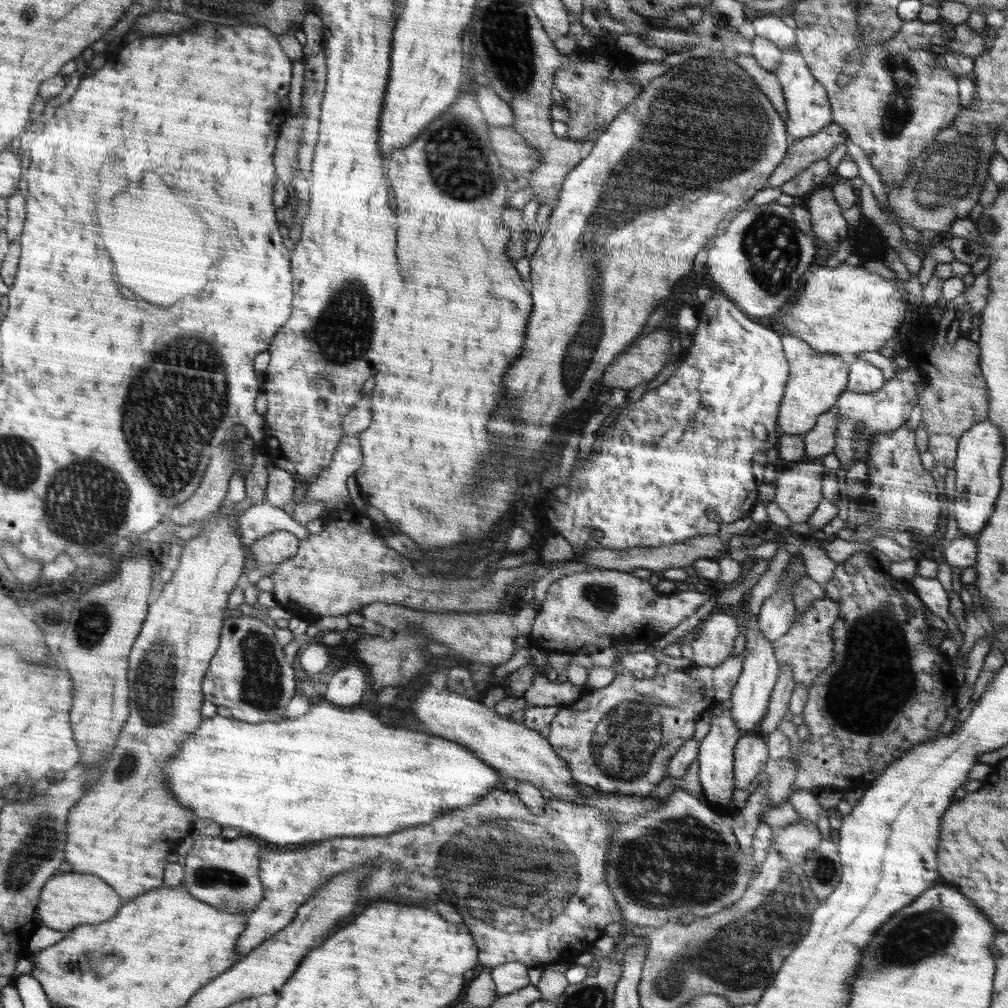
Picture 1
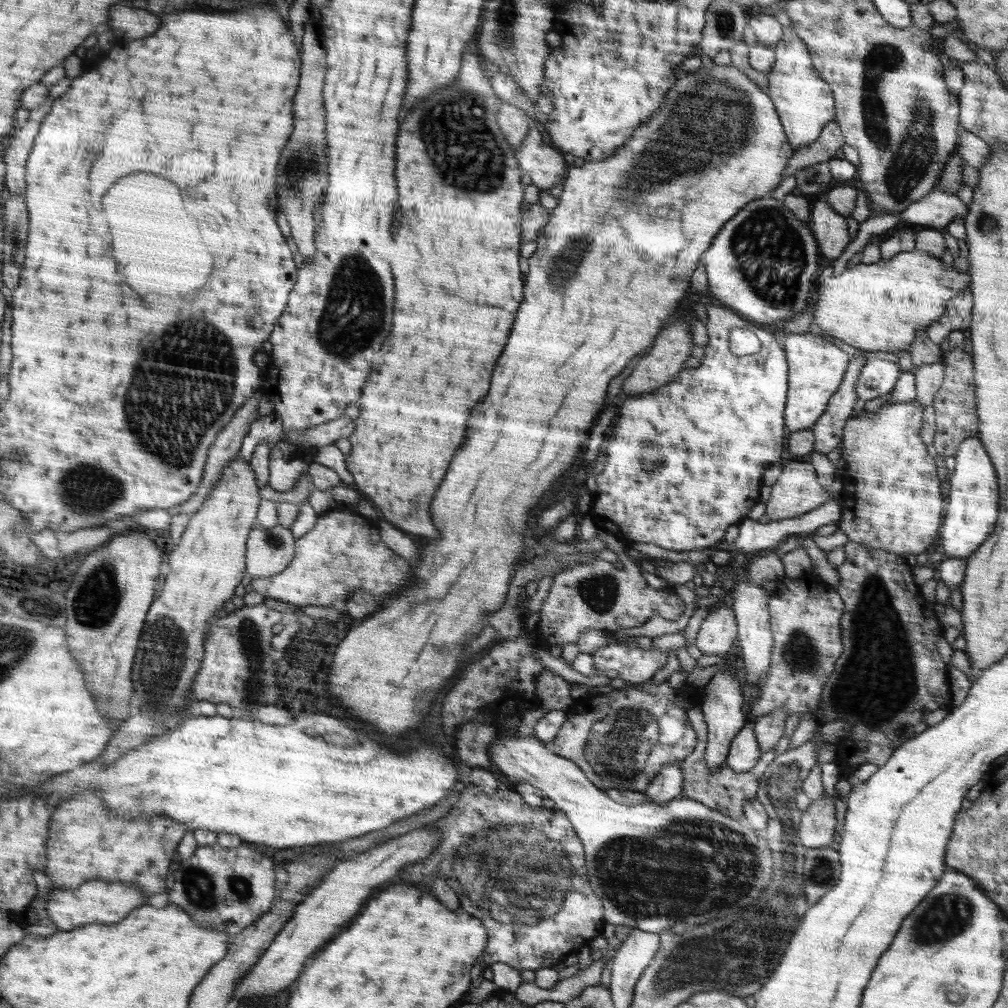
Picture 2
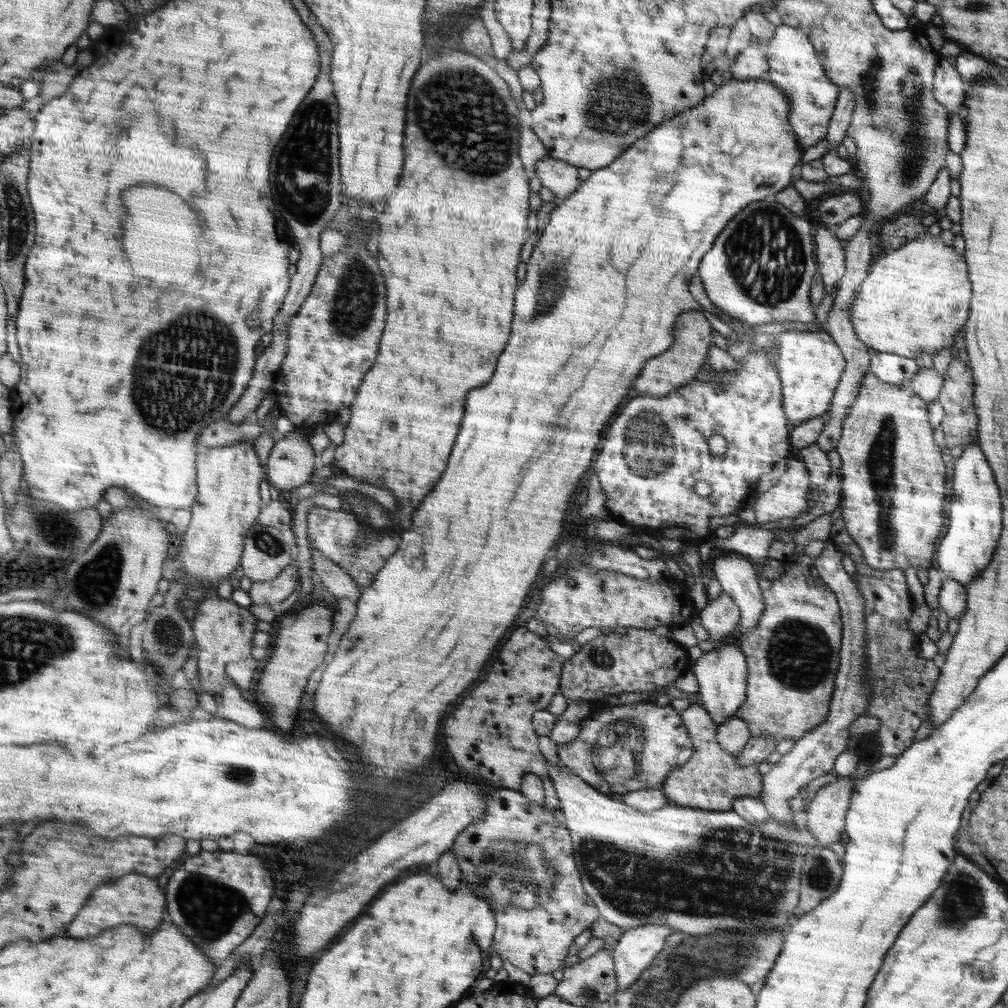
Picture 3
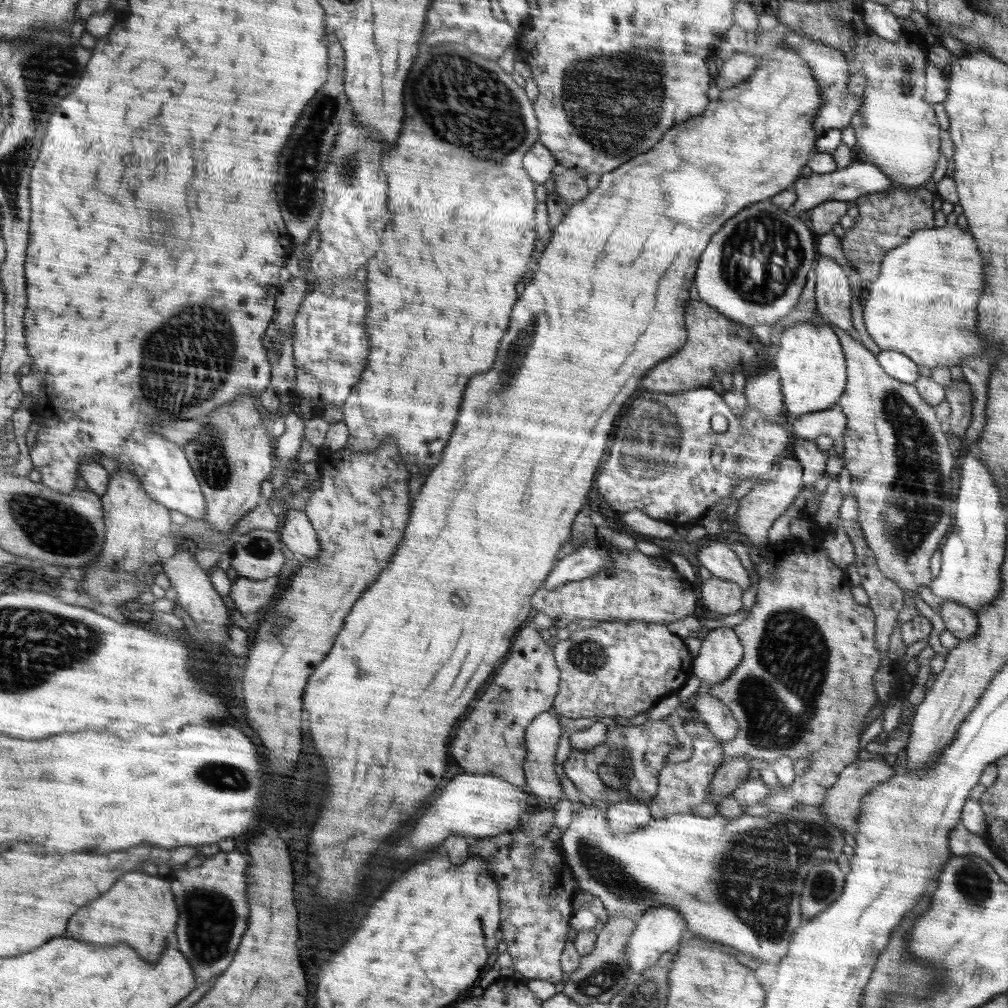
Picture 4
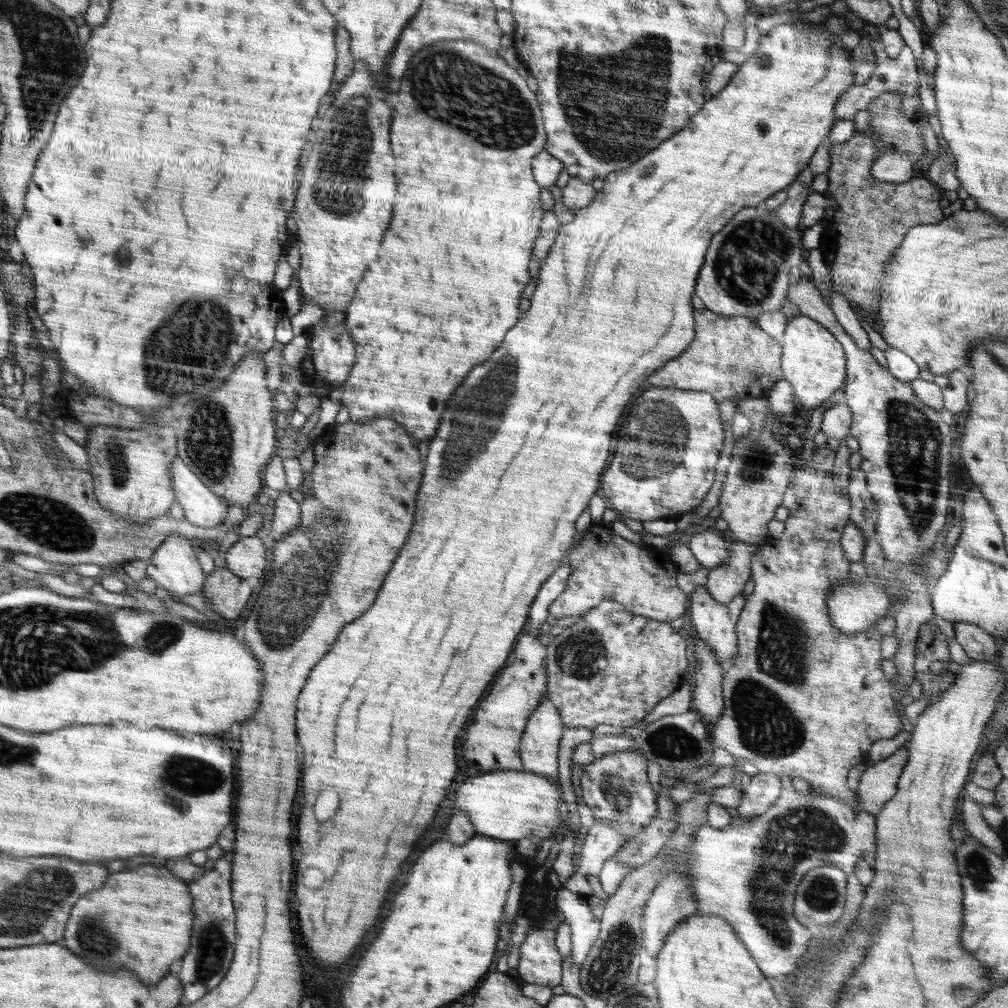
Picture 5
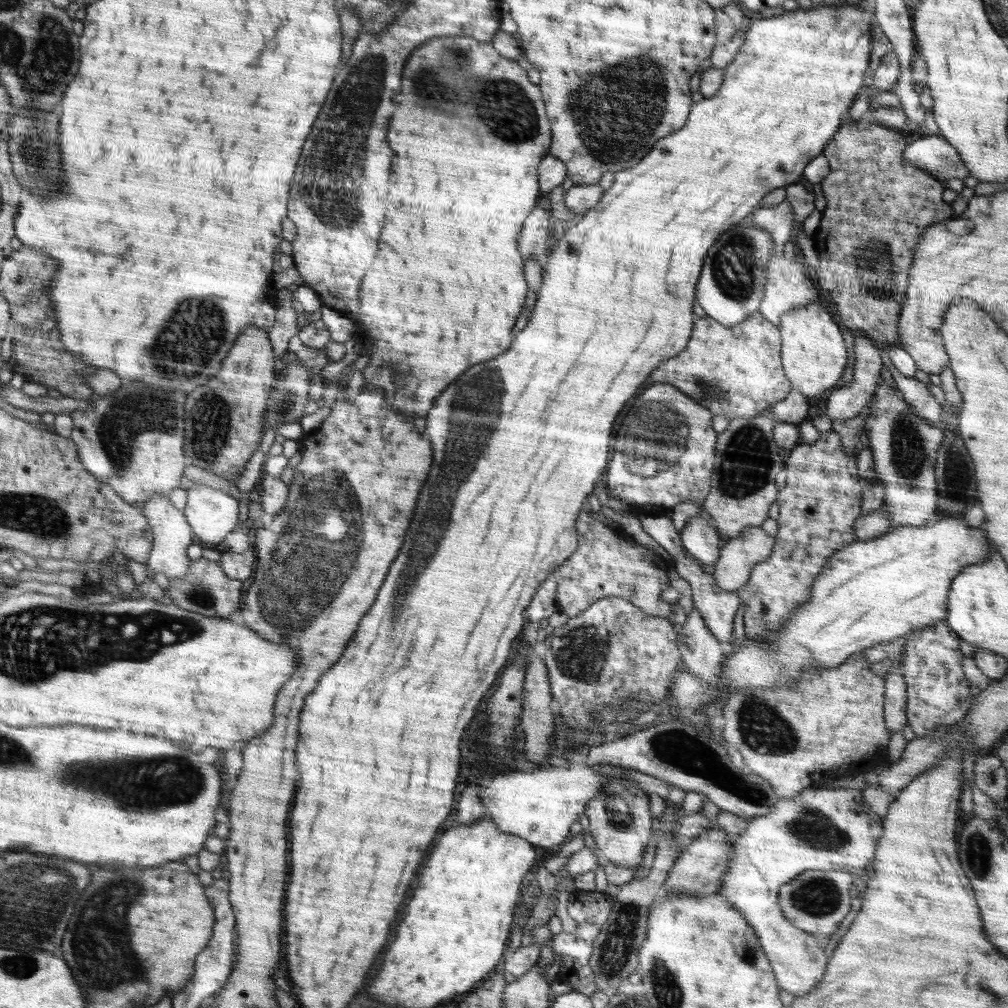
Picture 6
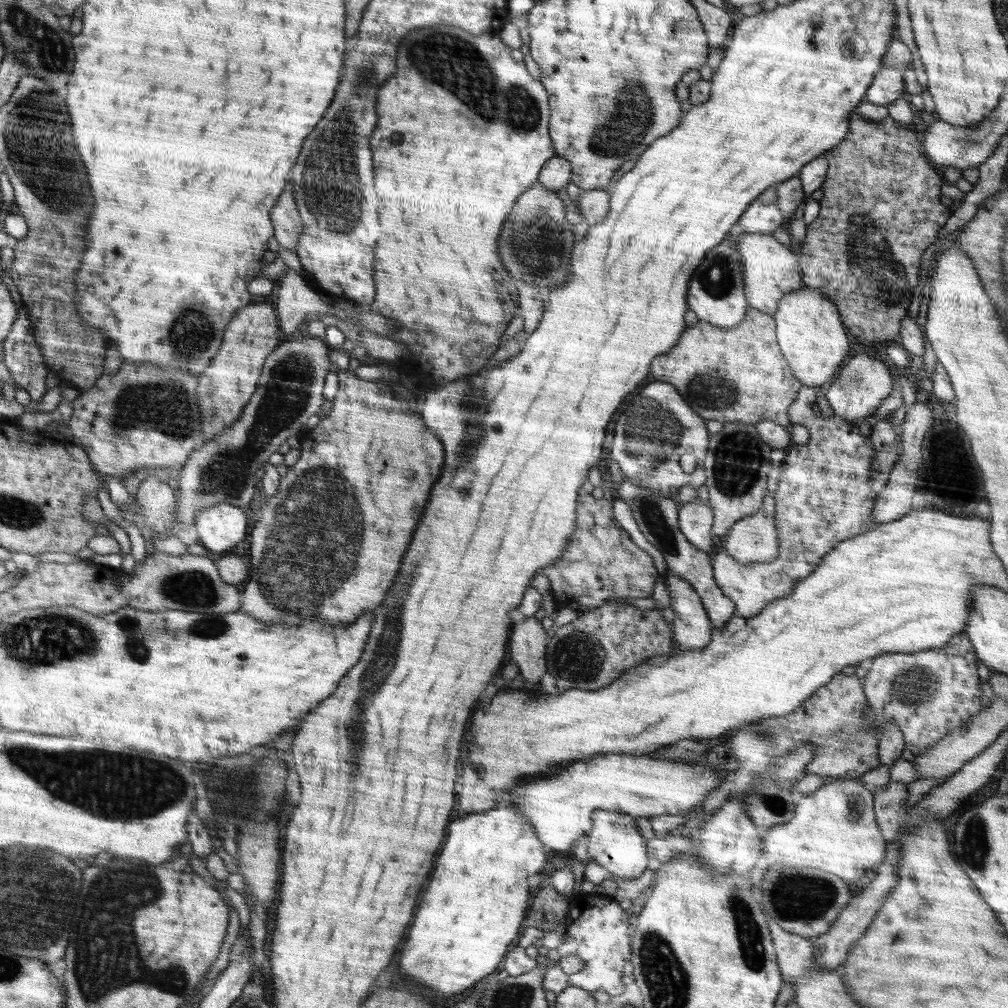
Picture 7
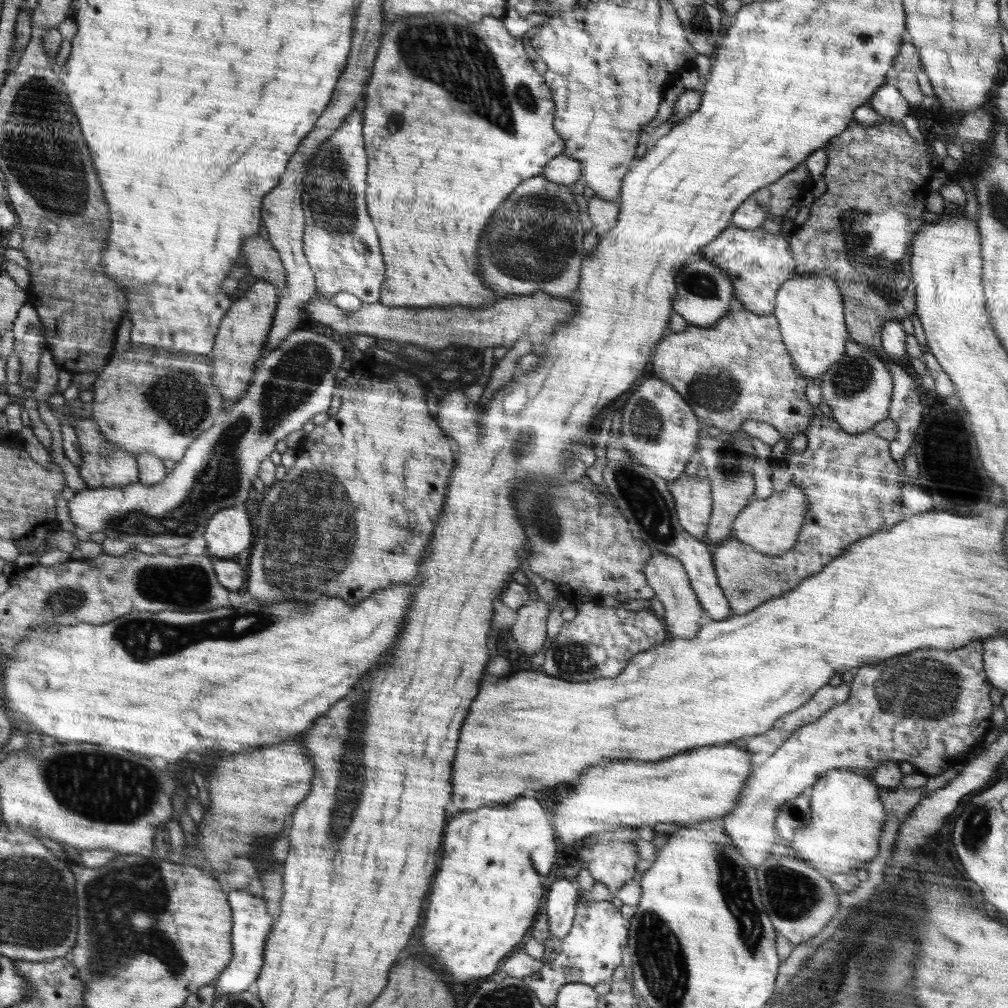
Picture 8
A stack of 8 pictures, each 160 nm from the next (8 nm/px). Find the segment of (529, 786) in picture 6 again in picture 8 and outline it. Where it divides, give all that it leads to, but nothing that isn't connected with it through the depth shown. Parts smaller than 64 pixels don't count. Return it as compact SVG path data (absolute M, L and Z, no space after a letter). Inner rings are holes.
M708 746L708 748L702 748L702 750L696 750L696 752L686 752L686 754L678 754L674 758L666 758L662 762L612 762L612 764L606 764L606 766L596 766L594 770L586 770L586 774L582 774L582 778L576 782L574 790L570 788L570 796L562 798L560 800L560 806L556 804L556 808L550 811L548 808L548 815L550 816L552 822L552 830L556 834L556 838L560 842L564 842L566 846L580 840L580 838L586 838L590 835L597 833L610 833L613 830L613 827L622 829L623 831L628 831L630 826L637 828L638 826L642 827L643 825L656 826L659 823L679 823L687 825L689 823L696 823L700 821L709 821L709 820L719 820L722 816L730 814L737 804L738 799L740 798L742 789L745 787L746 781L750 776L752 771L752 764L750 763L751 753L748 752L745 748L738 748L738 746Z

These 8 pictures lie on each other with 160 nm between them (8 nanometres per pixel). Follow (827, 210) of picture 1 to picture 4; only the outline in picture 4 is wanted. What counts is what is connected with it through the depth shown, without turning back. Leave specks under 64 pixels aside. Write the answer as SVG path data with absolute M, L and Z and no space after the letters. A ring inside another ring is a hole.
M819 257L814 264L814 269L815 299L819 319L813 322L828 326L832 323L845 331L853 332L855 329L850 309L850 285L840 262L832 258Z

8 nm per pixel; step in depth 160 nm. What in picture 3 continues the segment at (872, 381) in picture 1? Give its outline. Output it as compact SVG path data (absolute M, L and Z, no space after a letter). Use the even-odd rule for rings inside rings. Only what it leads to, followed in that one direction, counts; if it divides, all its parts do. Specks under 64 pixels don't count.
M893 353L874 354L871 356L870 364L870 372L880 382L898 386L902 381L908 384L919 370L914 359Z

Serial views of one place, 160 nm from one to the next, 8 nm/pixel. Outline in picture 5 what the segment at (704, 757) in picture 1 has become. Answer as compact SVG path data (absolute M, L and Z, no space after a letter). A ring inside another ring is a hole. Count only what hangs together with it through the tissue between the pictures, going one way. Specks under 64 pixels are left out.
M702 585L696 587L696 590L690 594L689 599L691 600L689 603L690 620L691 625L694 627L694 634L700 637L713 650L720 664L727 666L728 660L731 660L732 656L735 656L738 652L737 633L735 629L746 602L744 595L735 596L730 602L722 604L714 600L710 596L708 589Z

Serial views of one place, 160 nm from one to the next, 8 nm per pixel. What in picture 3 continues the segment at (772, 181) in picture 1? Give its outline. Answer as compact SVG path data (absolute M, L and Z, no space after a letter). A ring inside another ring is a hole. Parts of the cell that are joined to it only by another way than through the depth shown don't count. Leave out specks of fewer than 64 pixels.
M839 89L839 95L835 109L824 138L828 142L828 150L835 152L842 144L843 138L847 135L851 123L852 113L855 107L854 95L850 89Z

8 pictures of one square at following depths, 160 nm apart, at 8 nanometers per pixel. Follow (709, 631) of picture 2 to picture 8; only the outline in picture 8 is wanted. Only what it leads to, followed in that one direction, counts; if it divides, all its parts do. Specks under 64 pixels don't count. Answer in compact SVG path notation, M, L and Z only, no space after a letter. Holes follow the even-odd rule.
M790 486L784 492L772 492L770 498L753 499L740 511L733 522L731 537L750 544L754 551L774 556L785 553L797 544L798 533L803 529L809 502L798 486Z

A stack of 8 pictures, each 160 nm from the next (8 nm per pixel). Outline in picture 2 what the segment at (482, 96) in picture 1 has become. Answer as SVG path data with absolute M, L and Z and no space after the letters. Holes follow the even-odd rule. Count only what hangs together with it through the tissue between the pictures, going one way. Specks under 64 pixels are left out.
M501 100L497 121L500 130L504 133L506 142L510 143L513 148L518 148L526 139L526 134L529 133L528 123L530 120L526 113L522 109Z

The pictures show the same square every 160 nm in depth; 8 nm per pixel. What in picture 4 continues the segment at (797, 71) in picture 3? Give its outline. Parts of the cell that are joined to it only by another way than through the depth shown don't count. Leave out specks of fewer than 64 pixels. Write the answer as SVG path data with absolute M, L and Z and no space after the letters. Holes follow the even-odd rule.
M794 31L788 33L787 37L784 37L780 43L790 47L799 57L806 60L816 82L819 84L823 105L820 107L819 113L815 114L813 129L818 134L822 134L828 129L843 129L849 126L851 124L851 118L863 103L863 94L859 97L849 91L847 84L852 74L849 72L848 60L845 54L842 54L840 50L825 45L819 40L809 39Z

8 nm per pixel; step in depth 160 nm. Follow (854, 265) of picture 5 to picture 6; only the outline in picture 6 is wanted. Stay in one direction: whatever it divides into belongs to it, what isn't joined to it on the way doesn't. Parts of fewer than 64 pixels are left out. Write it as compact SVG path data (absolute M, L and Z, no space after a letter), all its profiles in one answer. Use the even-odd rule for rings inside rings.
M846 117L834 138L828 143L828 147L823 151L830 167L826 178L821 180L823 196L827 203L822 212L818 230L811 236L814 248L819 254L818 268L812 269L811 275L820 298L825 304L829 304L829 302L835 304L841 322L851 332L861 333L874 342L876 347L885 349L898 345L899 334L896 334L896 322L899 322L901 311L898 306L898 298L870 296L870 292L864 290L862 284L856 282L856 260L854 260L852 252L866 248L870 242L886 244L890 250L890 256L894 256L894 264L892 264L894 286L892 286L890 294L902 296L908 286L909 270L912 266L917 240L921 238L925 228L956 217L951 204L942 199L942 192L945 190L946 184L912 163L903 161L903 150L906 149L906 146L907 140L904 133L895 128L891 129L871 122L867 117L855 121Z

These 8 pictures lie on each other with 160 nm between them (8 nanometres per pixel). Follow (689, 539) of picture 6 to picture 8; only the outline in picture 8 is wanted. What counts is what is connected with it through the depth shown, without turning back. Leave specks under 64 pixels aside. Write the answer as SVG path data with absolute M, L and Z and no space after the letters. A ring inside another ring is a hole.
M684 473L669 482L669 490L682 528L700 540L705 535L712 512L709 482Z

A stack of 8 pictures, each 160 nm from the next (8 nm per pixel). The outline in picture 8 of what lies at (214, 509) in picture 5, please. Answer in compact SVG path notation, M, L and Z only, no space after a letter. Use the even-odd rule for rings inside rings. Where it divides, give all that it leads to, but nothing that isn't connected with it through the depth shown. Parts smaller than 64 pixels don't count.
M228 507L218 511L206 522L207 528L204 531L204 538L207 542L206 553L209 556L219 559L232 559L232 556L240 554L242 550L252 546L252 528L250 528L250 518L244 512L245 507Z

